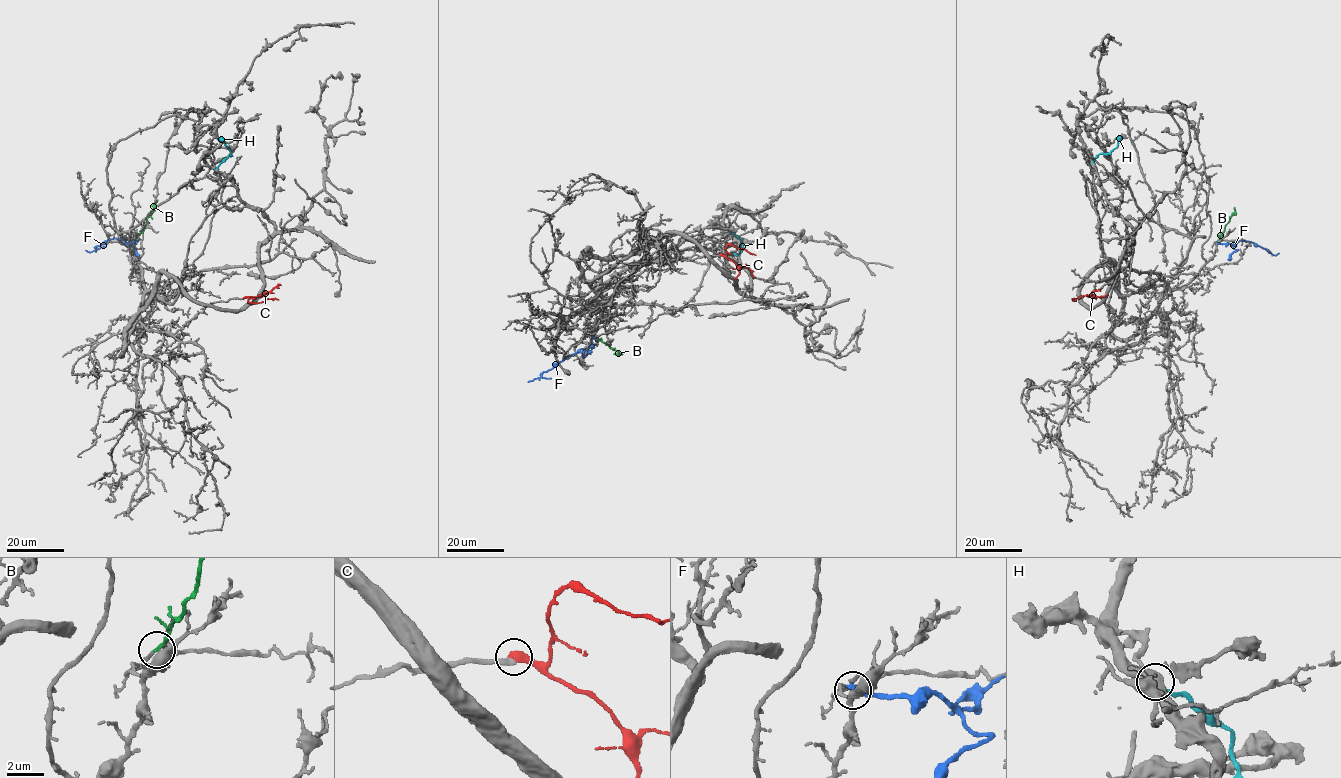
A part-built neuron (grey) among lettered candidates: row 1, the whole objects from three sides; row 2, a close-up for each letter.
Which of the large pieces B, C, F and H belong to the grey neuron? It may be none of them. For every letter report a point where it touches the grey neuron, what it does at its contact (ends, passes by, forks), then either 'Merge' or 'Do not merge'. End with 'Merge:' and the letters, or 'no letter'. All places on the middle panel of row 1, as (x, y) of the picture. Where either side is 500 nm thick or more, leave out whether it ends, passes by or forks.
B: Touches grey at (597, 338). It ends there. Merge
C: Touches grey at (720, 255). It ends there. Merge
F: Touches grey at (594, 336). It ends there. Do not merge
H: Touches grey at (729, 231). It ends there. Do not merge
Merge: B, C

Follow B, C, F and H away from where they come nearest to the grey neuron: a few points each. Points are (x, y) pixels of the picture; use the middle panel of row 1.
B: (597, 338), (618, 355), (623, 354)
C: (720, 254), (725, 255), (729, 244), (755, 255)
F: (594, 336), (589, 347), (572, 353), (528, 382)
H: (729, 231), (741, 239), (742, 249), (738, 255), (732, 254)

